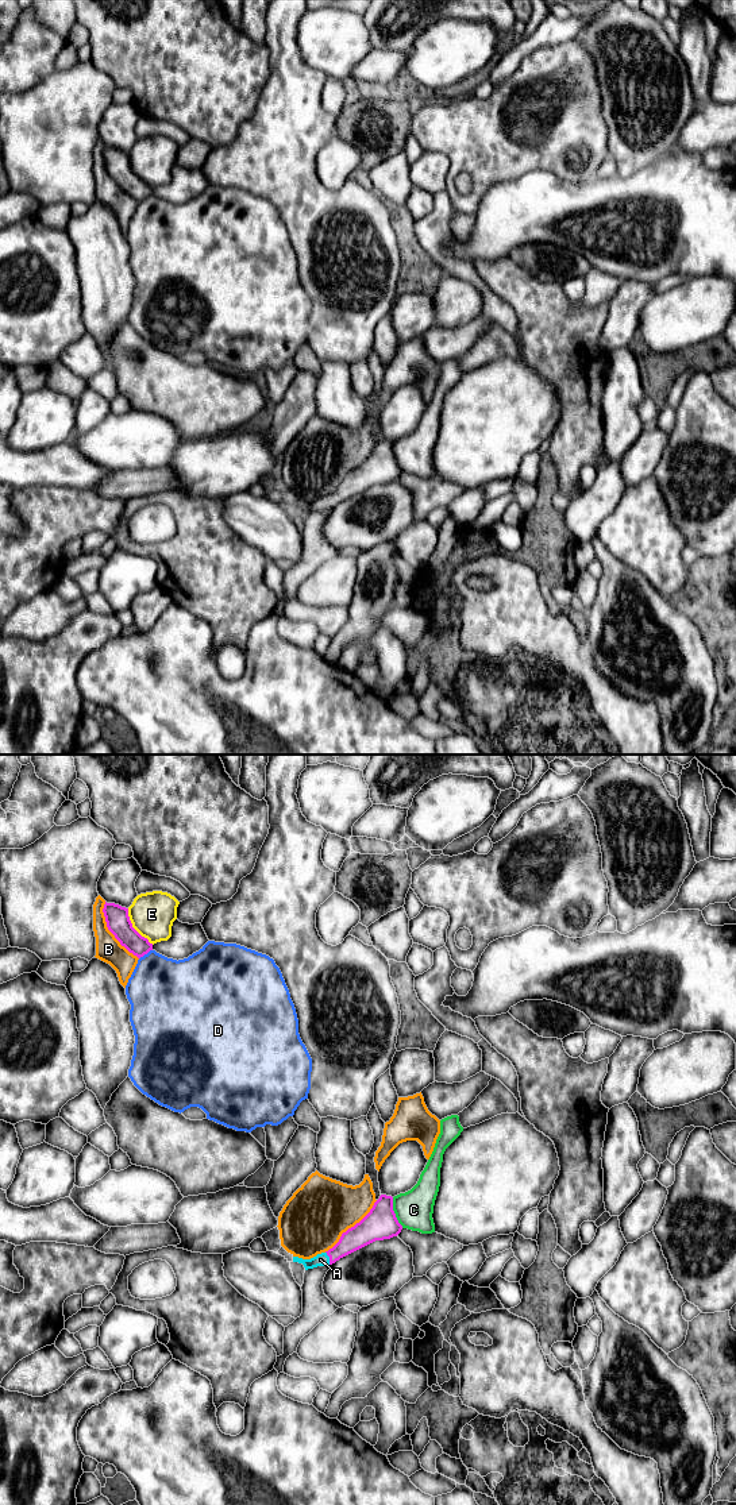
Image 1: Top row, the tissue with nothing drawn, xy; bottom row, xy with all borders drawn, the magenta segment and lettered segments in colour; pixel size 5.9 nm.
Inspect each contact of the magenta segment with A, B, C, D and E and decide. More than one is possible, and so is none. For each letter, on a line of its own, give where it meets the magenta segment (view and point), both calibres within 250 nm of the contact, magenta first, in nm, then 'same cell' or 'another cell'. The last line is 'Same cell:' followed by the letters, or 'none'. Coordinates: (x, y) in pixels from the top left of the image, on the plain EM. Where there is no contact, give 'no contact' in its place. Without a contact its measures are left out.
A: xy (330, 502) | 140/80 nm | same cell
B: xy (110, 174) | 140/160 nm | another cell
C: xy (393, 456) | 190/220 nm | another cell
D: xy (145, 197) | 140/400 nm | another cell
E: xy (133, 172) | 140/260 nm | another cell
Same cell: A

